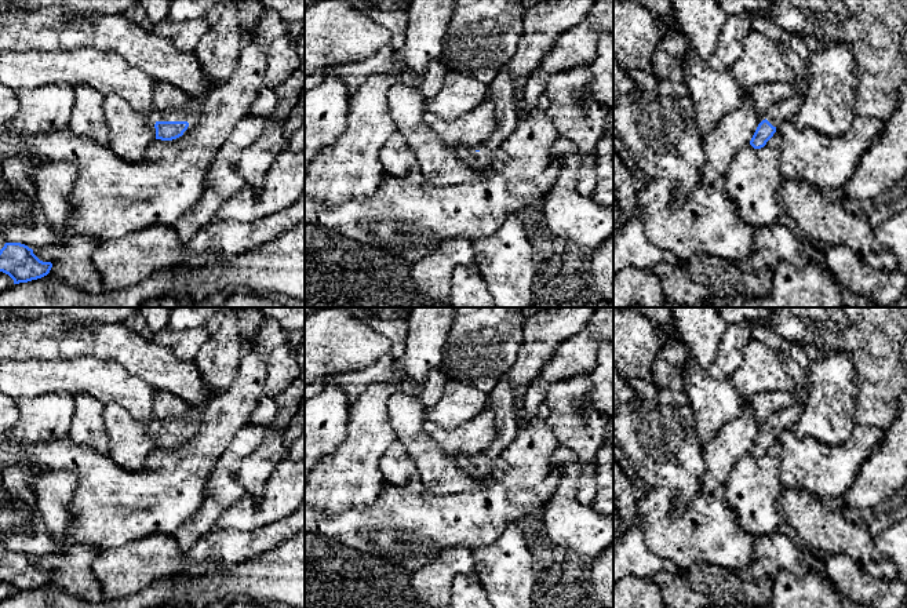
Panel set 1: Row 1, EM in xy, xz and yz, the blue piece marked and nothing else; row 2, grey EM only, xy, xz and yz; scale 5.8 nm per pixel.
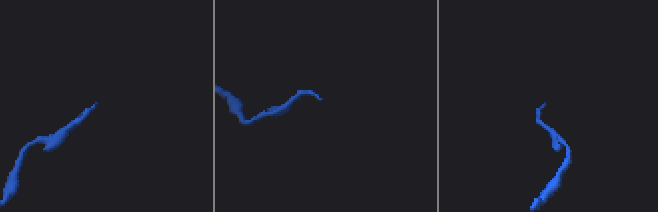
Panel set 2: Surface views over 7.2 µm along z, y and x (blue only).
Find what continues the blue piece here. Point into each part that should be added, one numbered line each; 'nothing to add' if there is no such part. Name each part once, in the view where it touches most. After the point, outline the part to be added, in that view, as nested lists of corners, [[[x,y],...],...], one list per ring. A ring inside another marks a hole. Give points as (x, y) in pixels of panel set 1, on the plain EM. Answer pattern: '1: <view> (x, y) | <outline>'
1: xy (175, 423) | [[[185,416],[172,418],[172,419],[163,419],[156,422],[156,430],[190,430],[190,422]]]

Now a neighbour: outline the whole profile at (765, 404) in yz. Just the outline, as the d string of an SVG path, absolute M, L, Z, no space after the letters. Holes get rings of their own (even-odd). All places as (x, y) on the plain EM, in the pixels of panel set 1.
M795 387L791 392L766 392L746 398L754 412L754 416L764 427L772 414L776 411L790 407L801 405L802 408L808 404L806 387Z

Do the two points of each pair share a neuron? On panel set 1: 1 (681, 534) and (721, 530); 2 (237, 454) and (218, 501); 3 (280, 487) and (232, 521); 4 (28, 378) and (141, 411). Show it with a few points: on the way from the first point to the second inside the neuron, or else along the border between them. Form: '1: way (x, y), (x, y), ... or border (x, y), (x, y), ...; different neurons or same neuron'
1: way (691, 534), (703, 534), (711, 530); same neuron
2: way (230, 465), (222, 476), (221, 490); same neuron
3: way (276, 501), (263, 513), (246, 516); same neuron
4: way (55, 378), (99, 378), (113, 383); same neuron

